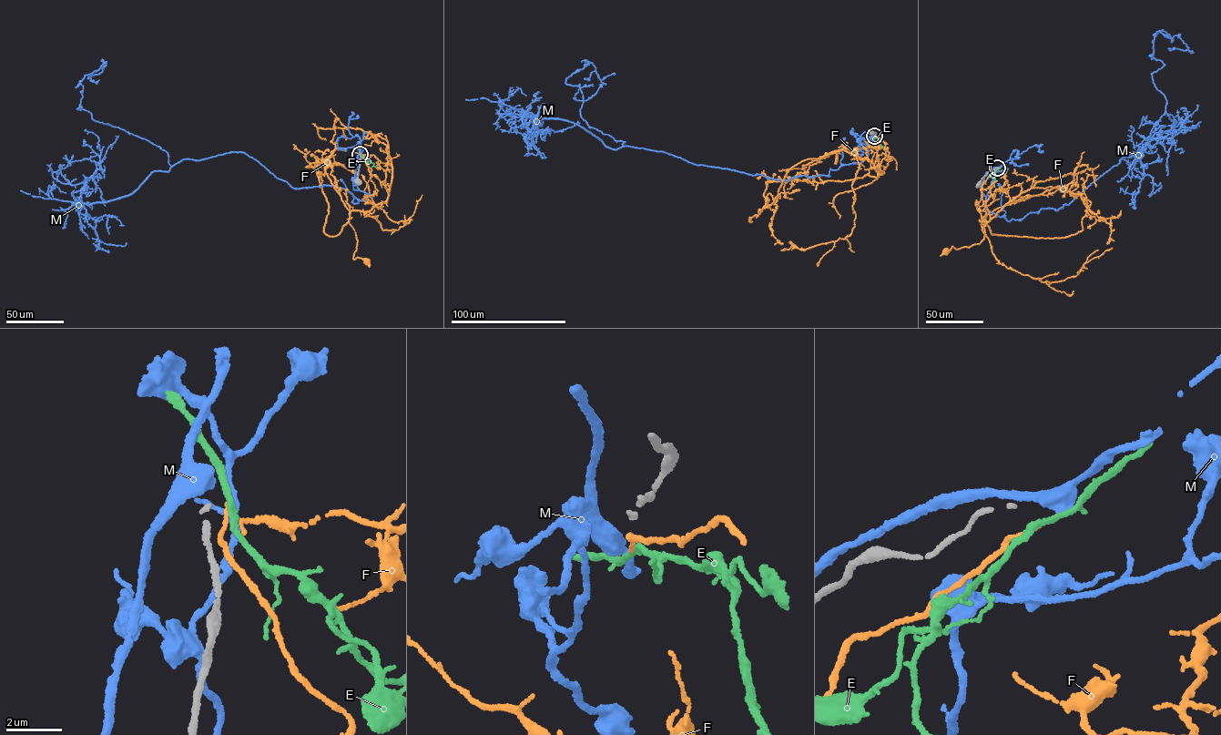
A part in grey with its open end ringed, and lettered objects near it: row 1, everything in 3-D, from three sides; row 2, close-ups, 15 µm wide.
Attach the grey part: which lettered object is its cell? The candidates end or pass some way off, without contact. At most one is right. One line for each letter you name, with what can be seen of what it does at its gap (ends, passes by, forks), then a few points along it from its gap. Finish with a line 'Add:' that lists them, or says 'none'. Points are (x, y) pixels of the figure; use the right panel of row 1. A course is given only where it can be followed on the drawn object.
Add: none

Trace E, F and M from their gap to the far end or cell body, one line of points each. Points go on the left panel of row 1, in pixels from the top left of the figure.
E: (361, 154), (376, 166)
F: (361, 155), (371, 174), (384, 181), (388, 195), (368, 211), (350, 212), (357, 241), (353, 258), (367, 261)
M: (360, 153), (353, 188), (372, 195), (354, 203), (241, 152), (172, 166), (76, 108), (103, 61), (99, 80)

